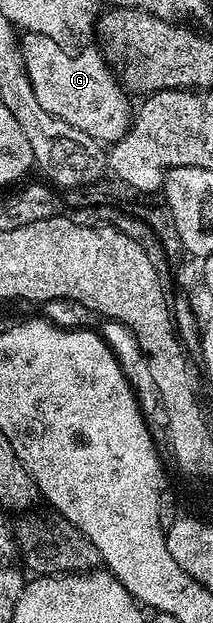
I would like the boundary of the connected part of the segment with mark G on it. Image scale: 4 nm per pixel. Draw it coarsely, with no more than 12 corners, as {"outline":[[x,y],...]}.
{"outline":[[20,44],[35,100],[100,144],[129,131],[130,99],[96,45]]}

